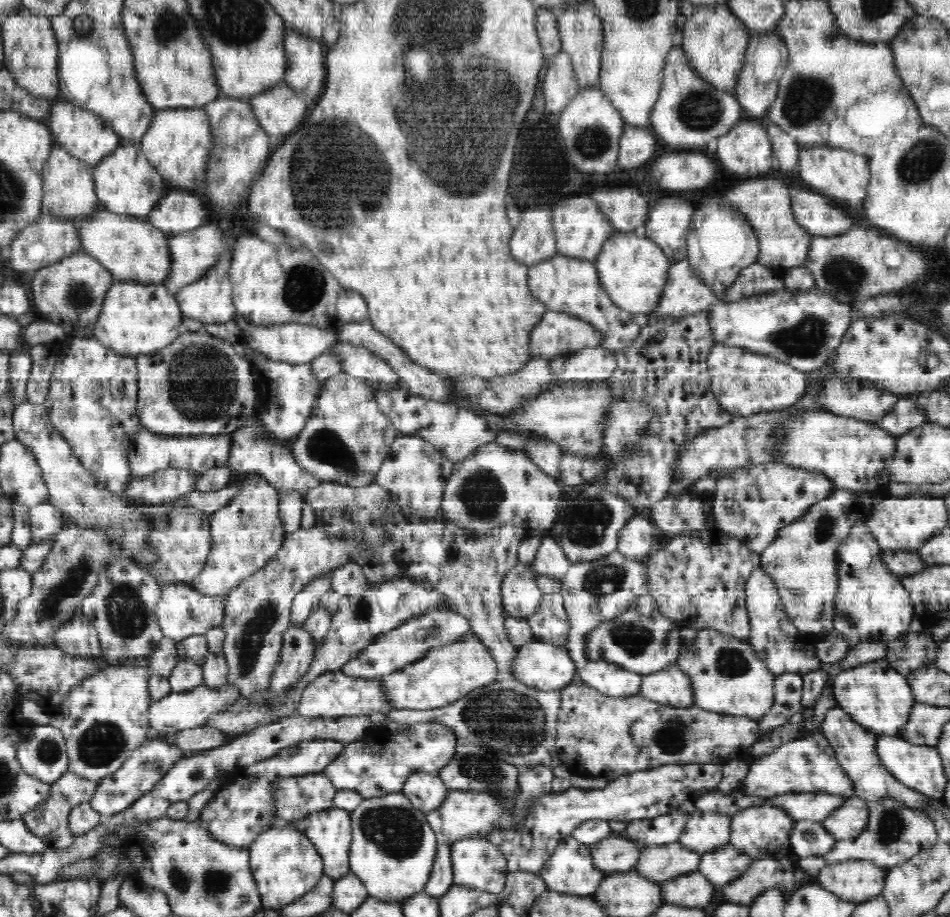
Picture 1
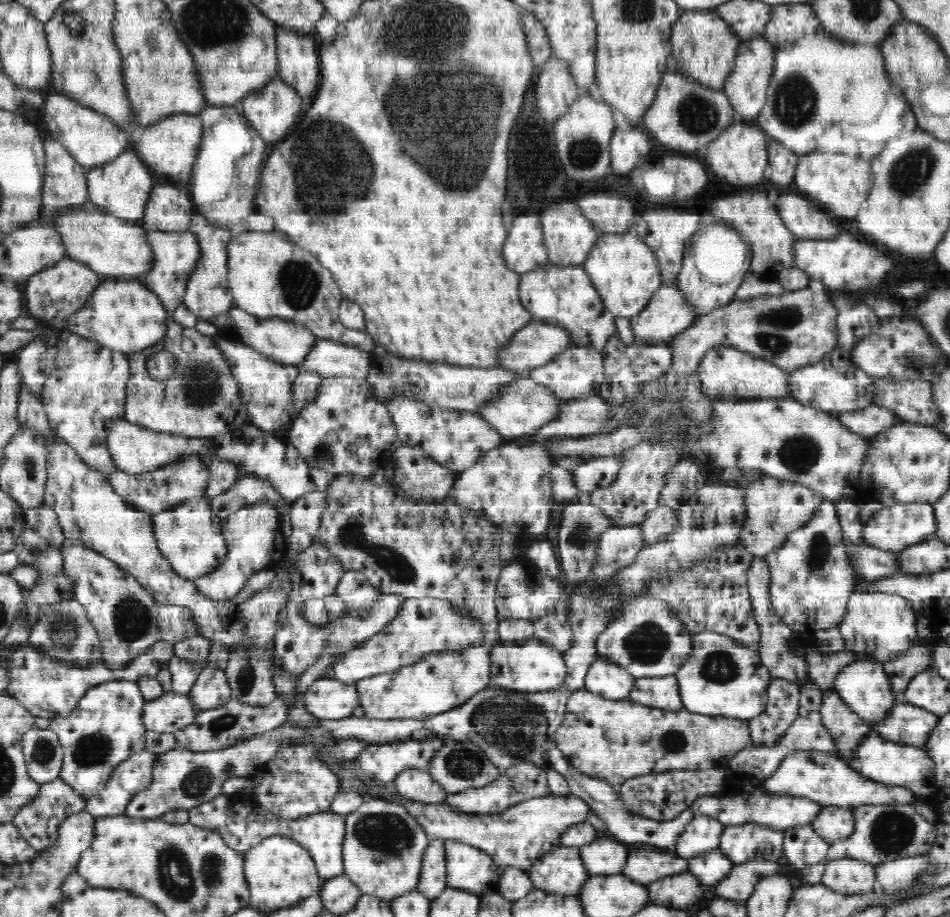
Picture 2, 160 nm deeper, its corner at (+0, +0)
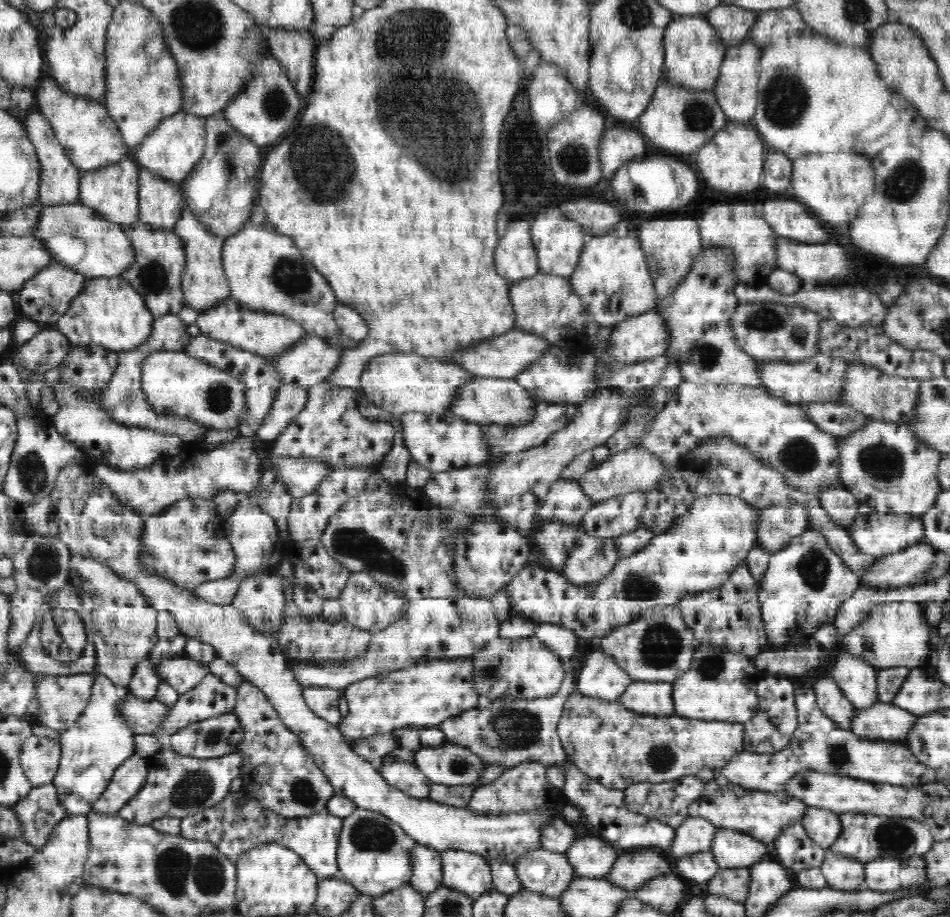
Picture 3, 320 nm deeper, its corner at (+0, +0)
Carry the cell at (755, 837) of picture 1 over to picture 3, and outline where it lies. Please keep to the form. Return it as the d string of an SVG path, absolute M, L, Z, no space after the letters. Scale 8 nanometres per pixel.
M717 829L711 847L720 869L736 869L755 865L763 858L772 857L771 845L732 829Z

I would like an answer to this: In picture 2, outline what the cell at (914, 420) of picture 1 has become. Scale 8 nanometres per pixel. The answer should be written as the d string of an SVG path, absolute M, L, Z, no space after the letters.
M868 406L864 410L852 410L852 412L844 412L844 414L834 413L836 419L840 419L840 423L844 424L844 428L852 431L856 435L870 438L892 429L903 422L894 415L892 411L878 406Z

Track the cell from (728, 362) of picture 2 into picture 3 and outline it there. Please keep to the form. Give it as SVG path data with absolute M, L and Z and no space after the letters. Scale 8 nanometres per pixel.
M703 248L676 290L657 301L657 310L663 314L669 332L664 355L667 361L673 360L678 365L684 381L761 386L757 360L738 346L730 325L732 314L739 305L733 291L736 285L729 250Z

